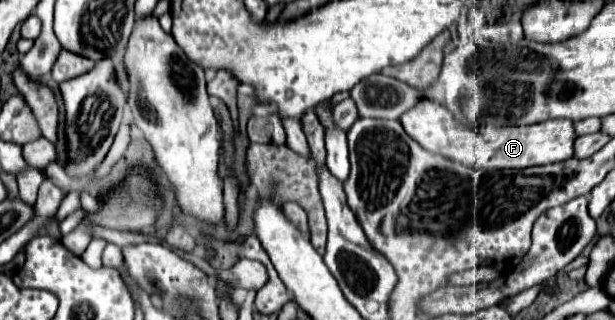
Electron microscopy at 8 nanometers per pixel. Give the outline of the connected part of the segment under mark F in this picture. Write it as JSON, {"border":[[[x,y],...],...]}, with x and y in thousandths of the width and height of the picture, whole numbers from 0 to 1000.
{"border":[[[698,309],[681,316],[649,372],[659,409],[694,472],[737,497],[769,528],[854,528],[867,516],[893,516],[932,491],[935,384],[925,372],[893,372],[857,397],[789,397],[789,428],[750,391],[724,334]]]}

